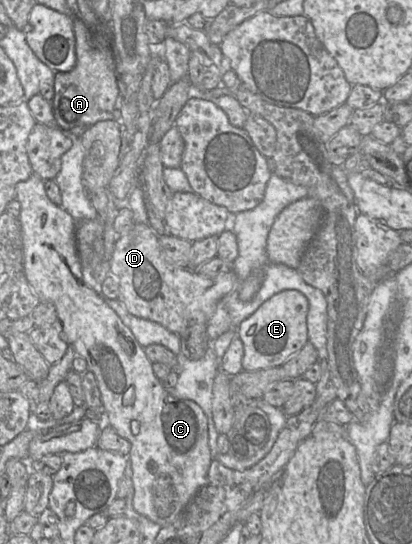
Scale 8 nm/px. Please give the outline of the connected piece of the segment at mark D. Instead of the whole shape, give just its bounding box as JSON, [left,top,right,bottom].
[110,223,237,335]

